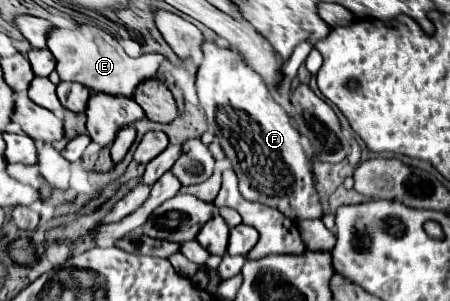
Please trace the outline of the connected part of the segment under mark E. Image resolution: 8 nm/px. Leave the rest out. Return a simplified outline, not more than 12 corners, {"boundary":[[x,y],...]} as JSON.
{"boundary":[[91,25],[53,29],[61,81],[133,97],[159,77],[161,53],[131,59]]}

